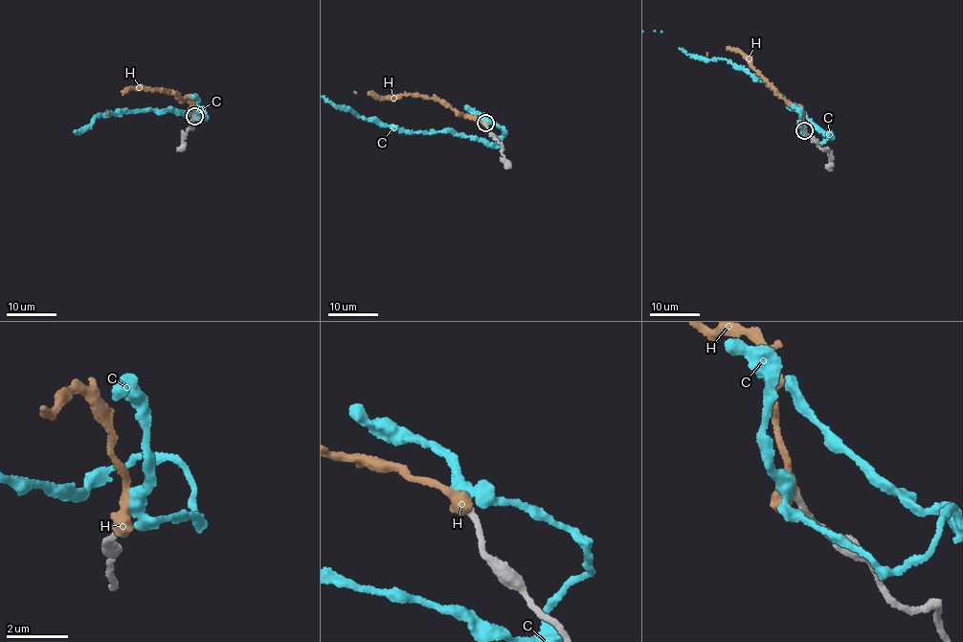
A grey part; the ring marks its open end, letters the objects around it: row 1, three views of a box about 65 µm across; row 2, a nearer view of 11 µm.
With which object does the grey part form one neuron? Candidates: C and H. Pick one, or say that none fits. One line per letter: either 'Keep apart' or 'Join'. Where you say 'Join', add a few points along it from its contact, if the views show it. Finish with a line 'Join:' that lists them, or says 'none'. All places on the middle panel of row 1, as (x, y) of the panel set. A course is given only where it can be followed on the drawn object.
C: Keep apart
H: Join
Join: H

